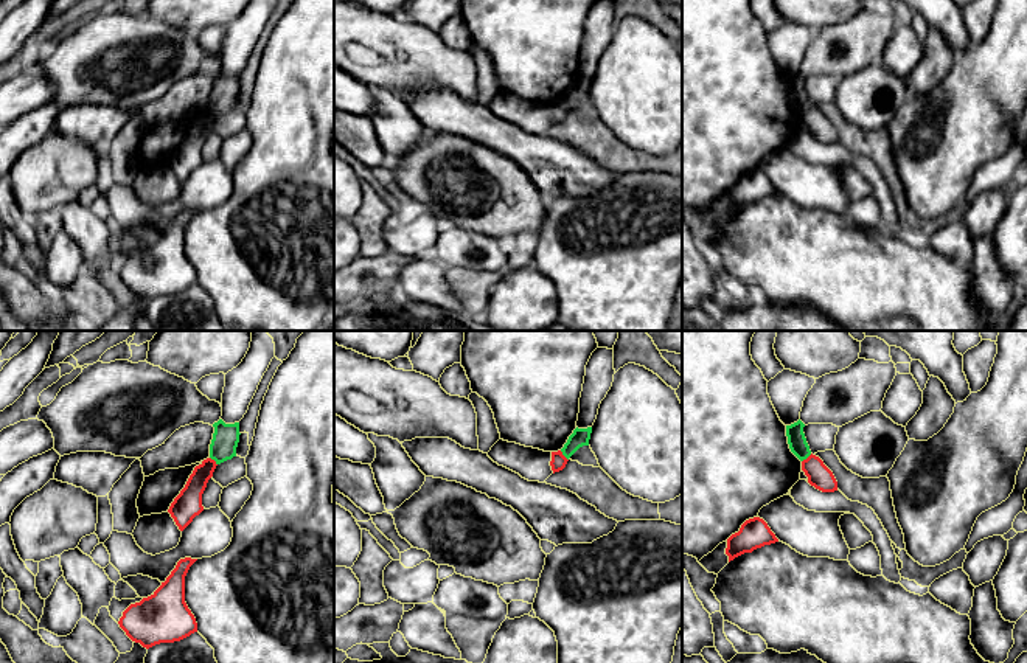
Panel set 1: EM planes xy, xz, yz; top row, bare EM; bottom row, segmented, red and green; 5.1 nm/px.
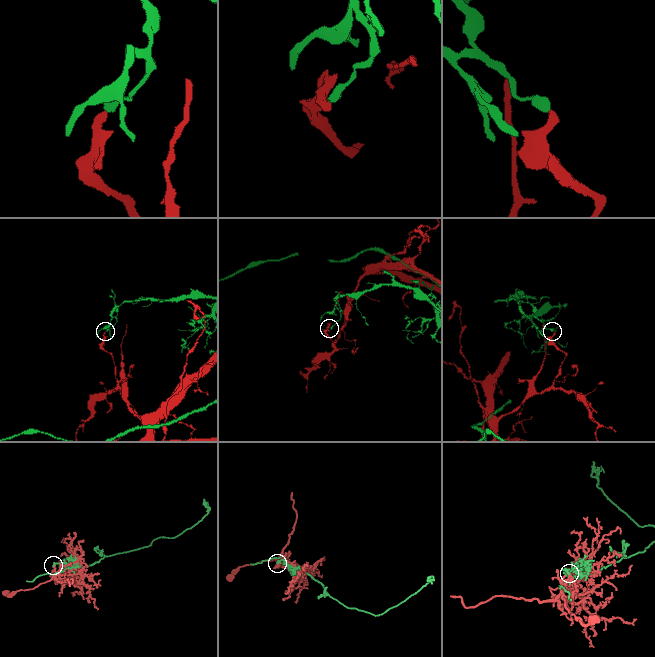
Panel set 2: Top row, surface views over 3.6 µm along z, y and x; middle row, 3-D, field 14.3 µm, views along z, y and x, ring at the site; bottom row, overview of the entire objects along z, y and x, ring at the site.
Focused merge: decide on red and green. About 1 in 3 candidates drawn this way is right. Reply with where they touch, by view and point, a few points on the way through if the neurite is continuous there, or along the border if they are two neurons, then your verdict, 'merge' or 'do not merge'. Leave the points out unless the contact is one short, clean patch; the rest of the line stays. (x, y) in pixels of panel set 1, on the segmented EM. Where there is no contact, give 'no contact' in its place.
xz (563, 455) | do not merge

